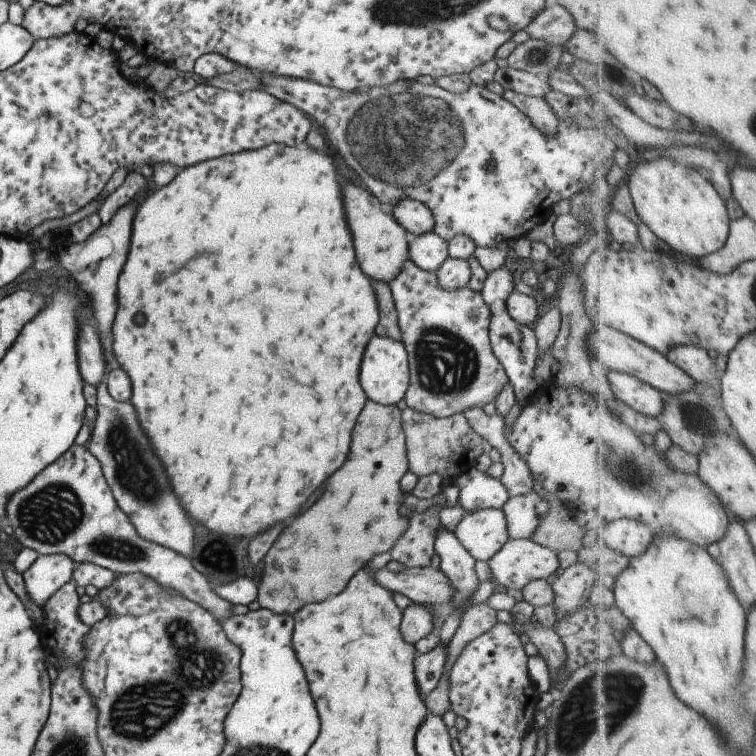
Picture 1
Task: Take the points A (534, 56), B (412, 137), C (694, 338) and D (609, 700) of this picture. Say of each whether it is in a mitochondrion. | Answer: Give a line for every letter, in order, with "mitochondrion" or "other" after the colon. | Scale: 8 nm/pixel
A: mitochondrion
B: mitochondrion
C: other
D: mitochondrion

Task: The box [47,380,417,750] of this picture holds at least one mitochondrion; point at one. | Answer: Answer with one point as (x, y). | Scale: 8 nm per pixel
(141, 712)

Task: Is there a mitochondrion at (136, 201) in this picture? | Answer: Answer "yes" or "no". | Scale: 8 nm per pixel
no

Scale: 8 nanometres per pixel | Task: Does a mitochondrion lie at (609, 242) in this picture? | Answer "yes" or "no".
no

